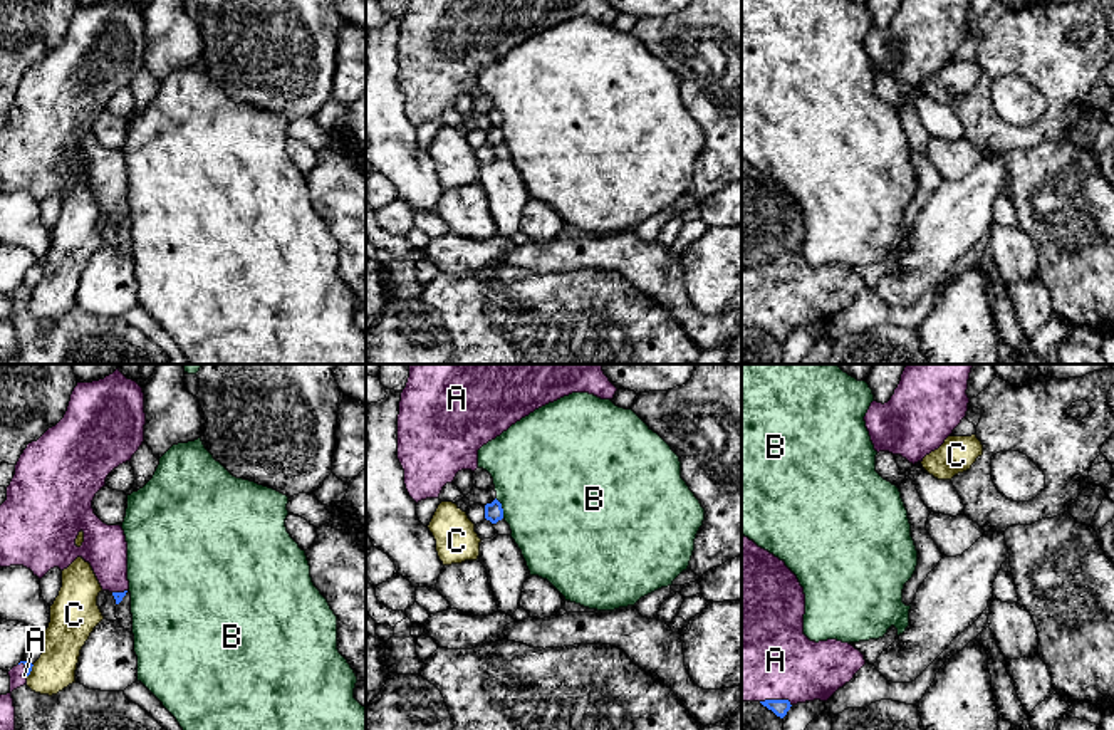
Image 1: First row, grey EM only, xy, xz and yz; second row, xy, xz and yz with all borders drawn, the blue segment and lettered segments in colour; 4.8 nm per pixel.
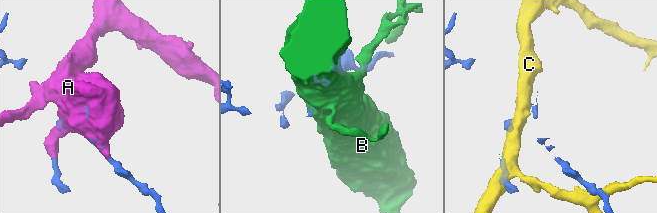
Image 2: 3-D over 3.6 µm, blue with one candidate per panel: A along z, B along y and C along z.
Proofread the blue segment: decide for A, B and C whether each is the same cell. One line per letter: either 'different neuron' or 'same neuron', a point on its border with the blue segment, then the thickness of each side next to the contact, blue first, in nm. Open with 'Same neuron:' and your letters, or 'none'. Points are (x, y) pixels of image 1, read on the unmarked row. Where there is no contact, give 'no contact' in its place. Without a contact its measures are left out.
Same neuron: A
A: same neuron; contact yz (777, 324); calibres 80 and 460 nm
B: different neuron; contact xz (502, 133); calibres 90 and 500 nm
C: different neuron; contact xy (31, 294); calibres 30 and 190 nm

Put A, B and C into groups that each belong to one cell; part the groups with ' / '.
A / B / C

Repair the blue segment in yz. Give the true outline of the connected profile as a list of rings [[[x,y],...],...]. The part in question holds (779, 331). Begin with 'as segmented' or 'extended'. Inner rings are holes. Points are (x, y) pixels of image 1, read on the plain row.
extended; [[[742,158],[742,327],[760,326],[783,342],[792,329],[827,326],[866,289],[864,279],[837,263],[810,265],[804,258],[805,218],[797,200],[783,185]]]

